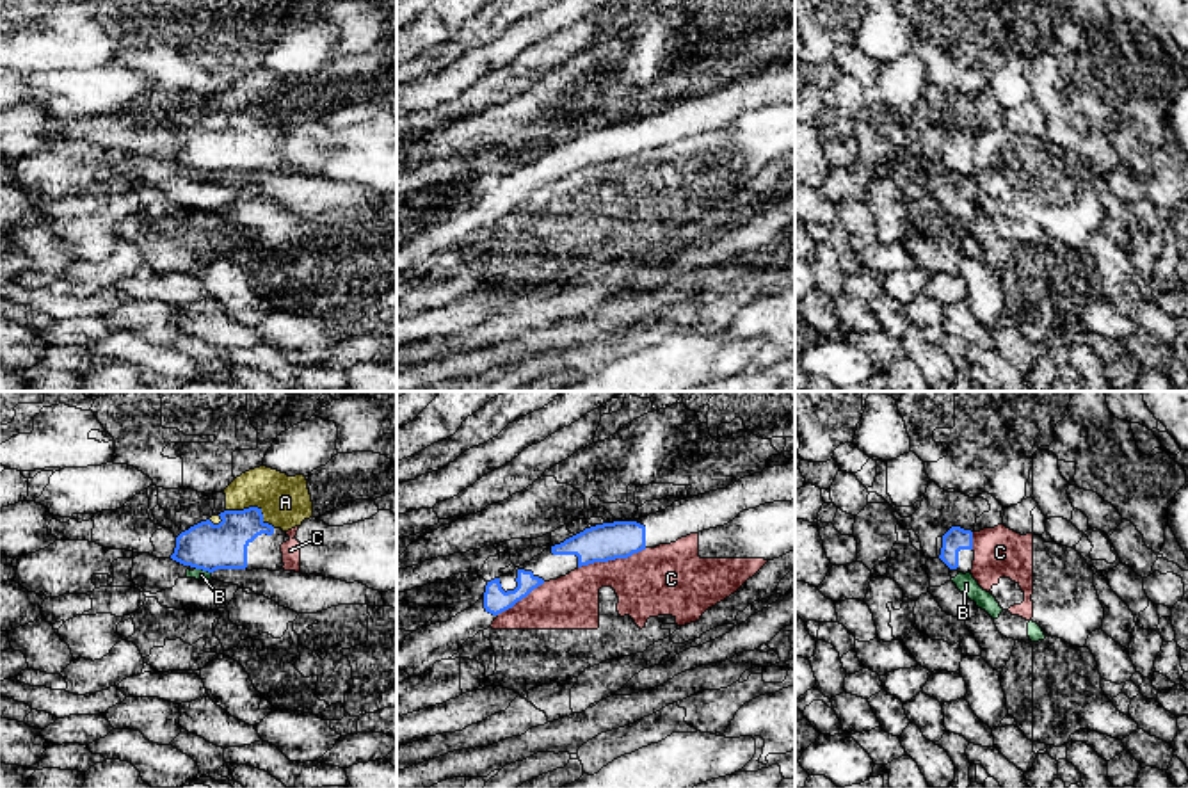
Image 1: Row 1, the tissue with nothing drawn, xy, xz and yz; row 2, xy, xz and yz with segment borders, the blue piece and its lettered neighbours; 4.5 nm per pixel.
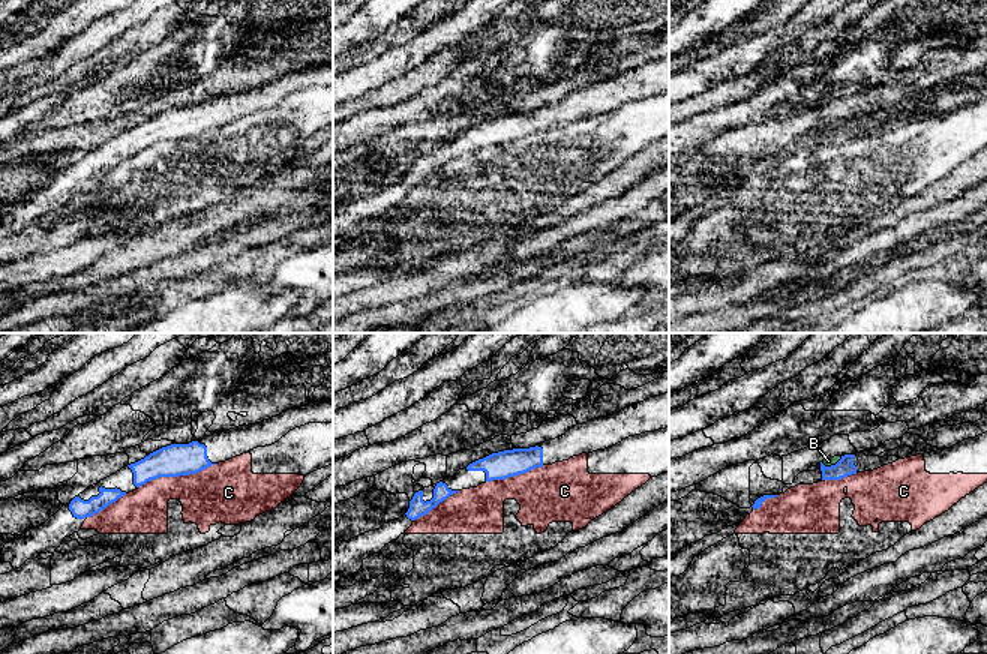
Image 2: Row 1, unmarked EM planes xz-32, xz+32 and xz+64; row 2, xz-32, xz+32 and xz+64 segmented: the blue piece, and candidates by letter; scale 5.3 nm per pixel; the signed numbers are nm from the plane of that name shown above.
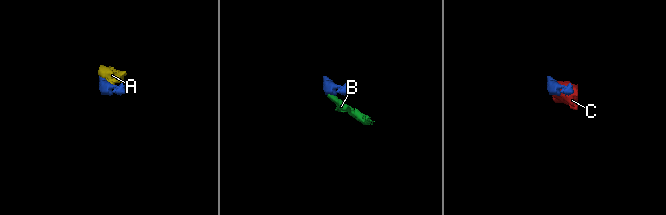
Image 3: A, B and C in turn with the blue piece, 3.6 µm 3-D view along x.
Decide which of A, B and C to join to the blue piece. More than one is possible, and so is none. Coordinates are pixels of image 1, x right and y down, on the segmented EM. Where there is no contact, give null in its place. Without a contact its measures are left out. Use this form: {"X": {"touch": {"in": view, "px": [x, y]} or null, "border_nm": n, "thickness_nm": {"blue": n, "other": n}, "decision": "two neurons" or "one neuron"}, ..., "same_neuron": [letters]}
{"A": {"touch": {"in": "xy", "px": [253, 507]}, "border_nm": 240, "thickness_nm": {"blue": 200, "other": 240}, "decision": "two neurons"}, "B": {"touch": {"in": "xy", "px": [203, 570]}, "border_nm": 80, "thickness_nm": {"blue": 220, "other": 50}, "decision": "two neurons"}, "C": {"touch": {"in": "xz", "px": [612, 559]}, "border_nm": 320, "thickness_nm": {"blue": 170, "other": 320}, "decision": "two neurons"}, "same_neuron": []}

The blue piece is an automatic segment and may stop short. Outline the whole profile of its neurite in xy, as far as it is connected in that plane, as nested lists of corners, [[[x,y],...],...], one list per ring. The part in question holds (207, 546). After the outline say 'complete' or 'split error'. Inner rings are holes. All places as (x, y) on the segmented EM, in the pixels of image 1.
[[[261,509],[224,511],[221,523],[201,521],[176,537],[173,560],[213,573],[217,569],[283,569],[286,532],[263,521]]] | split error

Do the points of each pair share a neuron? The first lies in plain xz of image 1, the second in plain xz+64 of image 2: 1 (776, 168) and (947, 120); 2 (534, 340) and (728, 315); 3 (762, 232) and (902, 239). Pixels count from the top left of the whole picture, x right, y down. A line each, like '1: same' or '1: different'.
1: different
2: same
3: same

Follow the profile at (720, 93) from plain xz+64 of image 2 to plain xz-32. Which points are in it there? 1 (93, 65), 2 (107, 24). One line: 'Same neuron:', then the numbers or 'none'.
Same neuron: 1

